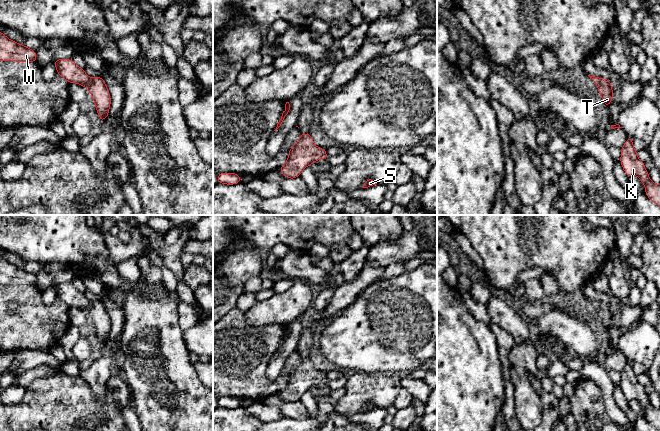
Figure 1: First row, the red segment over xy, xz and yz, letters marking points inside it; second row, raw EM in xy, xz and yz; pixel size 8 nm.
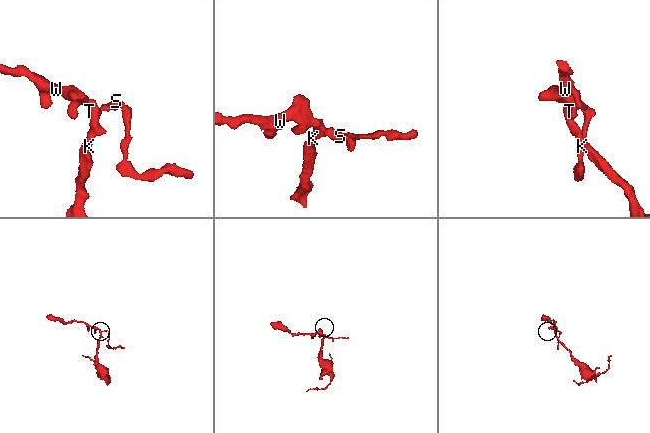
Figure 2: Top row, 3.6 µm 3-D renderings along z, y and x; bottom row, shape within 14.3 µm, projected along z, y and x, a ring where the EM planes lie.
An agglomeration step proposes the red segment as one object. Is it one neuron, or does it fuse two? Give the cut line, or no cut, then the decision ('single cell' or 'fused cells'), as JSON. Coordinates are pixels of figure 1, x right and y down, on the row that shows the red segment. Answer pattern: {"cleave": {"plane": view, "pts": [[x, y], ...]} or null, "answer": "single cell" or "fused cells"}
{"cleave": null, "answer": "single cell"}

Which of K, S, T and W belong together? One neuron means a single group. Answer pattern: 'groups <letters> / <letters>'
groups K S T W

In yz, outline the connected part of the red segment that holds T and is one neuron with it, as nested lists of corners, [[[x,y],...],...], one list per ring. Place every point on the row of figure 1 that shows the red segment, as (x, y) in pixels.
[[[590,75],[588,76],[594,81],[595,85],[597,86],[602,101],[604,102],[604,105],[607,108],[611,104],[612,97],[614,95],[611,86],[611,80]]]

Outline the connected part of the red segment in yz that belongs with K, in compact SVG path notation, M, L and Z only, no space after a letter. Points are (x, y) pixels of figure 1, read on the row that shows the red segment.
M629 136L621 148L620 163L622 168L627 176L639 177L642 184L645 185L646 196L660 208L660 184L654 184L651 181L645 163L638 158L632 141L633 138Z

